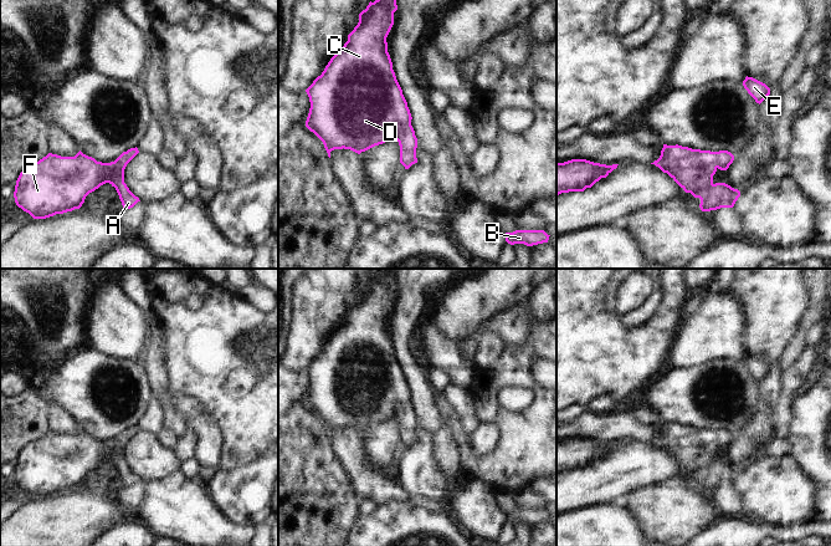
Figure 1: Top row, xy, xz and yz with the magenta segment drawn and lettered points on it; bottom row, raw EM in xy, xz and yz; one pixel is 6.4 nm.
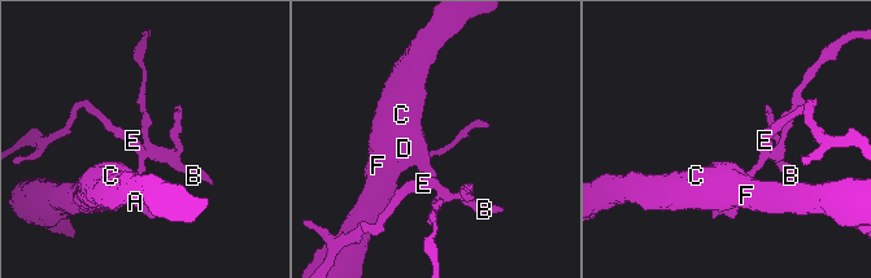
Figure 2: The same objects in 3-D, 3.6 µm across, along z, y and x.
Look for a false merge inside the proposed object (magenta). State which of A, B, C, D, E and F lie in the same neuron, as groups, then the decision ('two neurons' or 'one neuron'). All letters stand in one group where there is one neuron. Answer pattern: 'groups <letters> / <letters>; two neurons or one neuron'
groups A B E / C D F; two neurons

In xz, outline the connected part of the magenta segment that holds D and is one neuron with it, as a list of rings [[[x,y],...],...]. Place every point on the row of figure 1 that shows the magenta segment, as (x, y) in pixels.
[[[396,0],[370,1],[359,14],[359,22],[348,35],[348,41],[306,90],[311,102],[306,127],[323,142],[329,158],[334,149],[360,154],[396,139],[405,163],[415,162],[417,138],[411,126],[412,117],[393,70],[386,42],[396,10]]]

